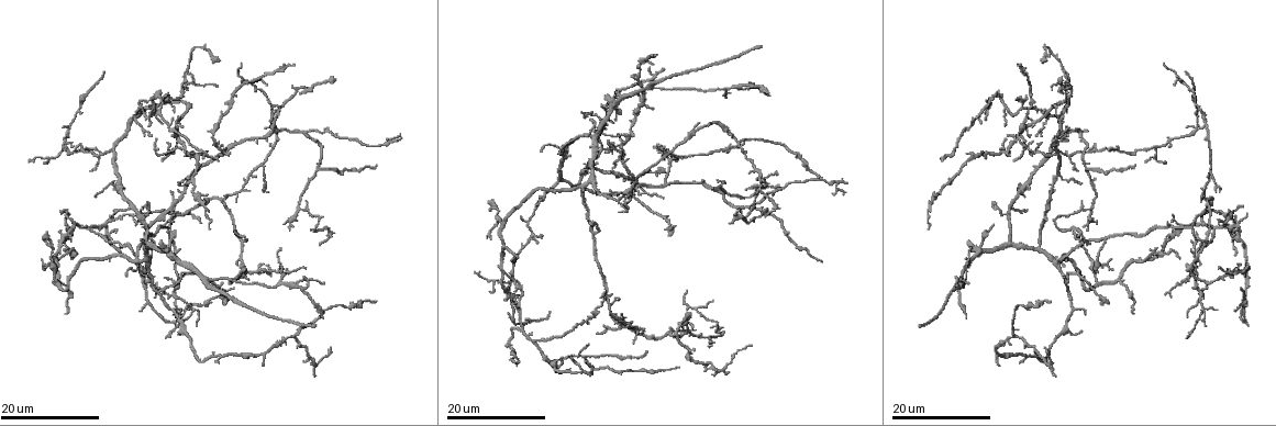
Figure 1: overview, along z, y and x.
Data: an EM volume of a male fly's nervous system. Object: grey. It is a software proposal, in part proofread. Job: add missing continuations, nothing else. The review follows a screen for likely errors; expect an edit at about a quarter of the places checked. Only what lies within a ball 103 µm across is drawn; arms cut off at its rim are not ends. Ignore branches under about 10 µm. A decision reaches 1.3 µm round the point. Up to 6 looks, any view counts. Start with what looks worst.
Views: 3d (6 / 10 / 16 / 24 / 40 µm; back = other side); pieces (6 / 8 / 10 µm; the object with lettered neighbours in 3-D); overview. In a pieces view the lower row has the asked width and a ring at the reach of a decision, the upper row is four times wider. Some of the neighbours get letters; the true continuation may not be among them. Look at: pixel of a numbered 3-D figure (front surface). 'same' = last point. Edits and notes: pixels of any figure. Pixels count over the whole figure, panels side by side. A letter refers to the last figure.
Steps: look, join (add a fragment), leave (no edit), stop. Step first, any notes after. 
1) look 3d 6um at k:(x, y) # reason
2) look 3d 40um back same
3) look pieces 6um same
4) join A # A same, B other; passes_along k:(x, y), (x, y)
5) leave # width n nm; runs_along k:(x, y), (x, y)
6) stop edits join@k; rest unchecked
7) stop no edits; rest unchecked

look 3d 24um at 1:(1227, 221)

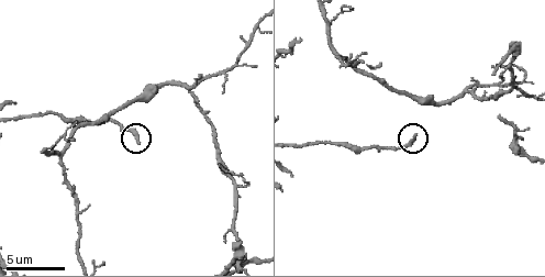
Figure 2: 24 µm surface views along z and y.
look pieces 10um at 2:(135, 141)

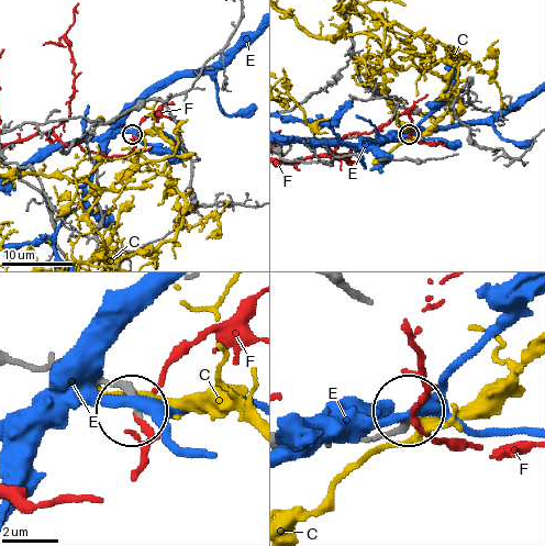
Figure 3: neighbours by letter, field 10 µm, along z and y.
leave # C other, E other, F other; none of them fits

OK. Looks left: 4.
look 3d 24um at 1:(669, 234) # end of a long branch

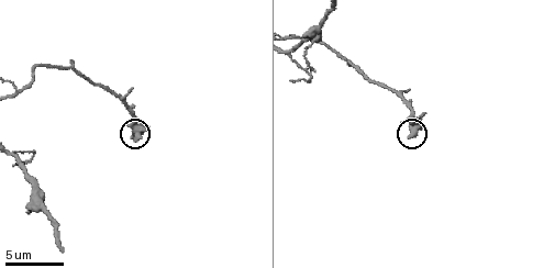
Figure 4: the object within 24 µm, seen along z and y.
look pieces 8um at 4:(132, 138)

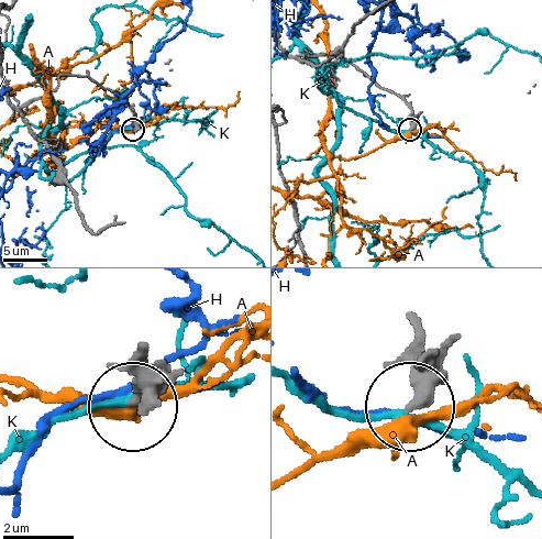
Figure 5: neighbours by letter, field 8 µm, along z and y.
leave # A other, H other, K other; runs_along 5:(415, 329), (411, 406); no lettered fragment goes on from it

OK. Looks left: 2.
look 3d 24um at 1:(217, 62) # free end

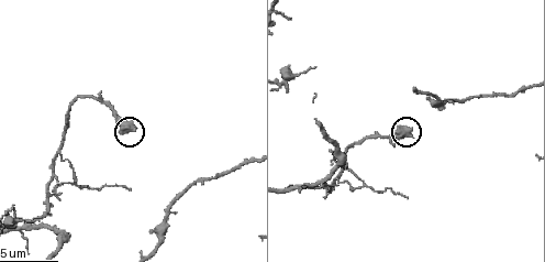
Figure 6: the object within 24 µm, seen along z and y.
look pieces 10um at 6:(409, 129)

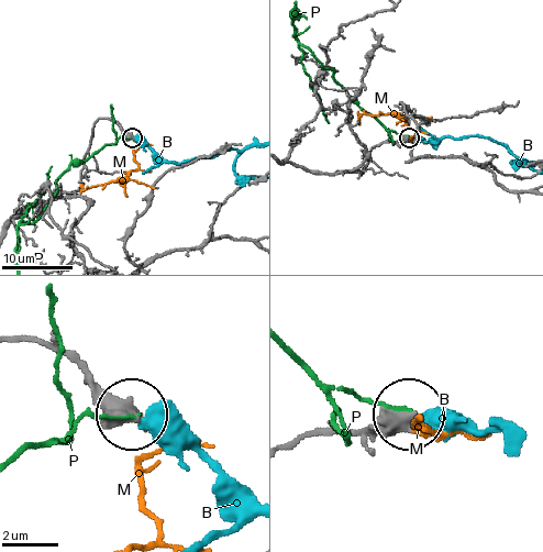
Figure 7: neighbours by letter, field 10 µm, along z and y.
leave # B other, M other, P other; none of them fits

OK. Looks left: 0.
stop no edits; rest unchecked

